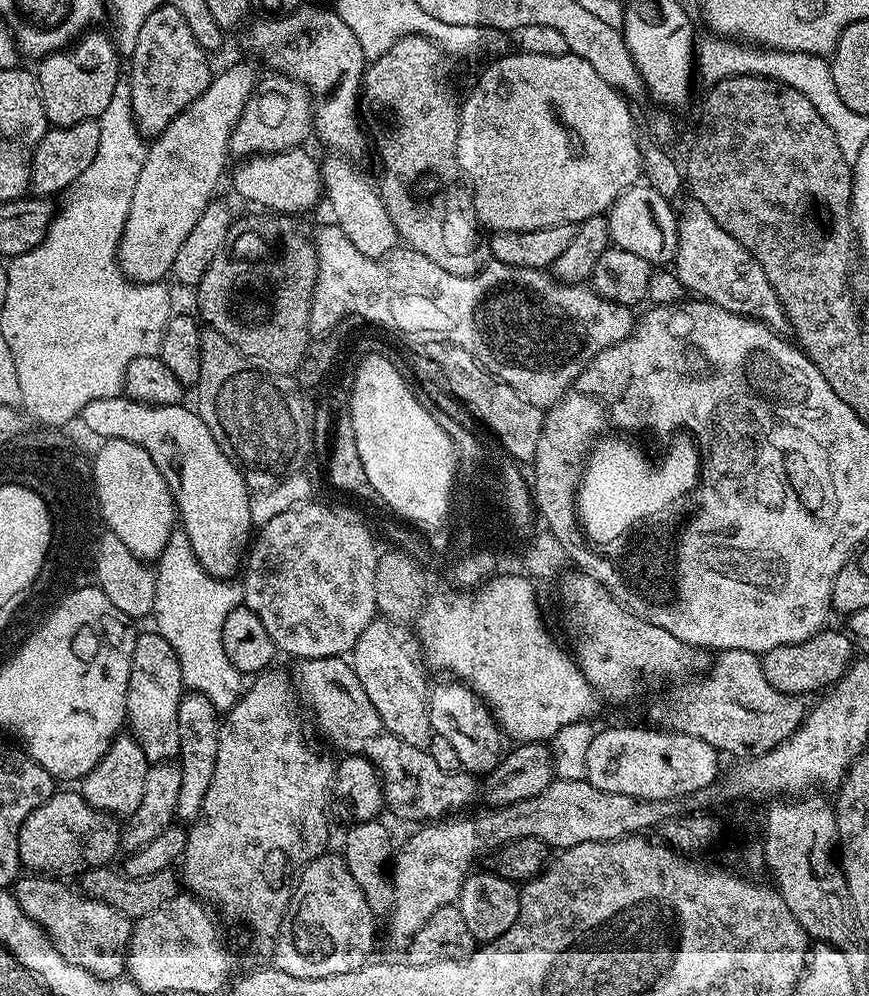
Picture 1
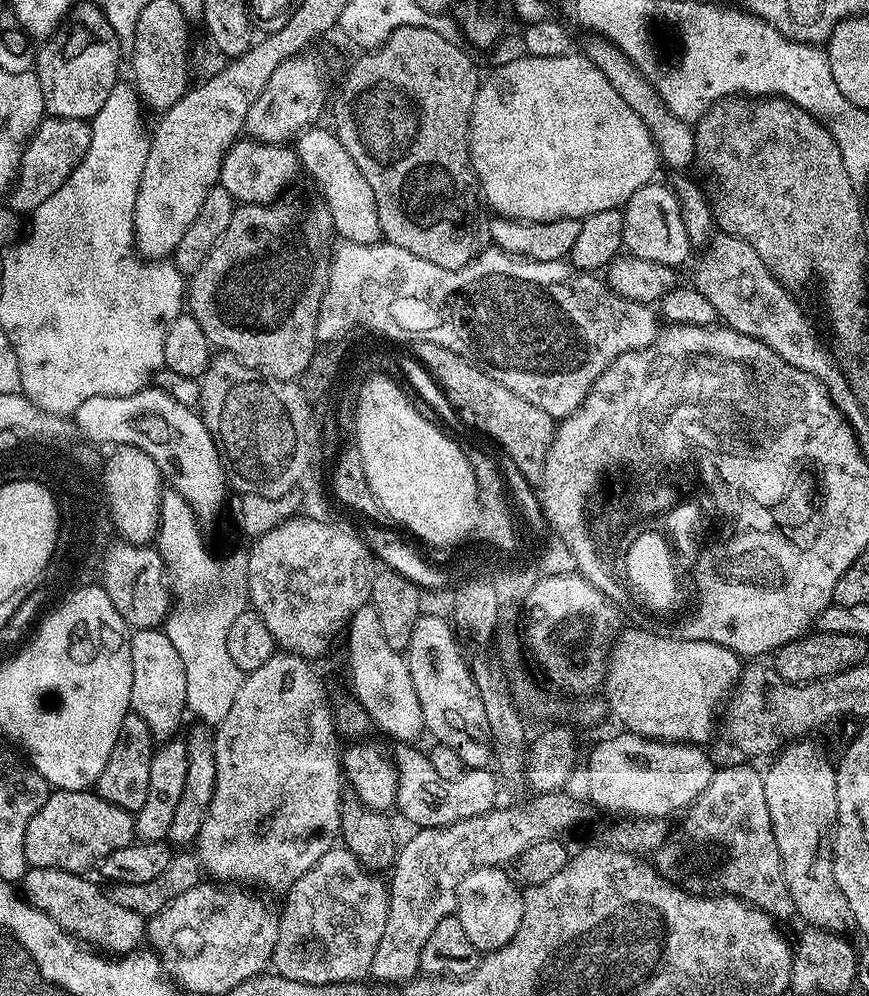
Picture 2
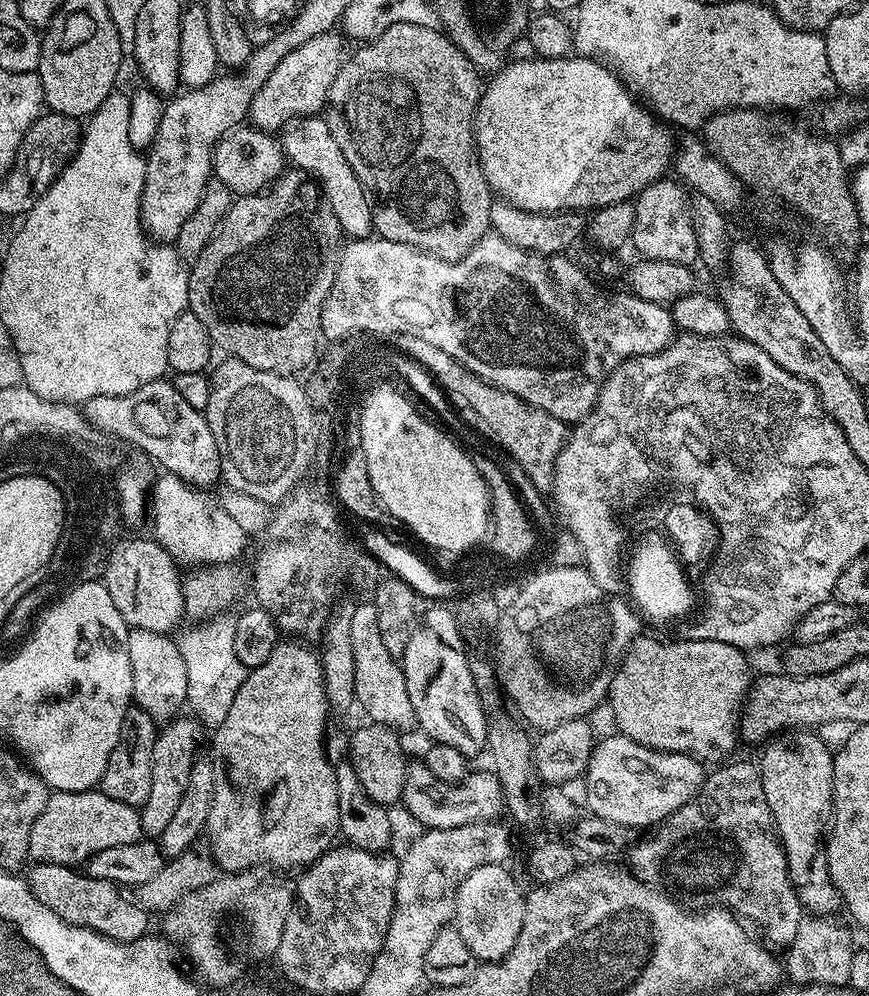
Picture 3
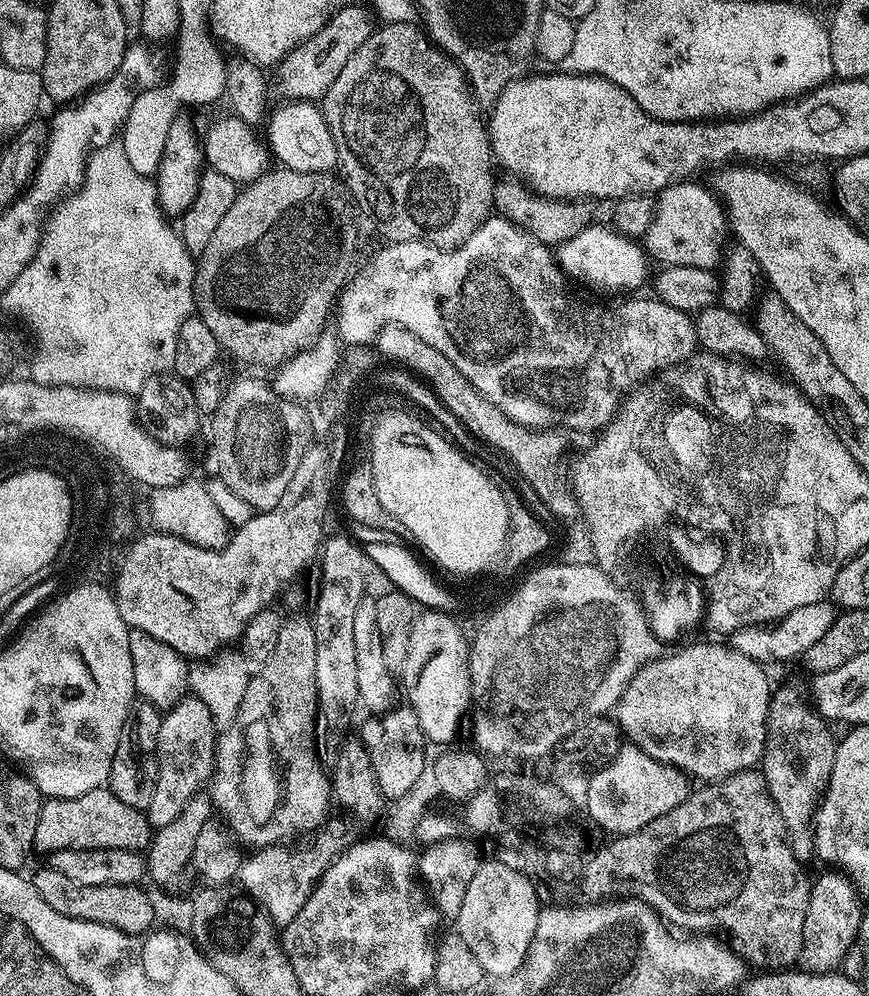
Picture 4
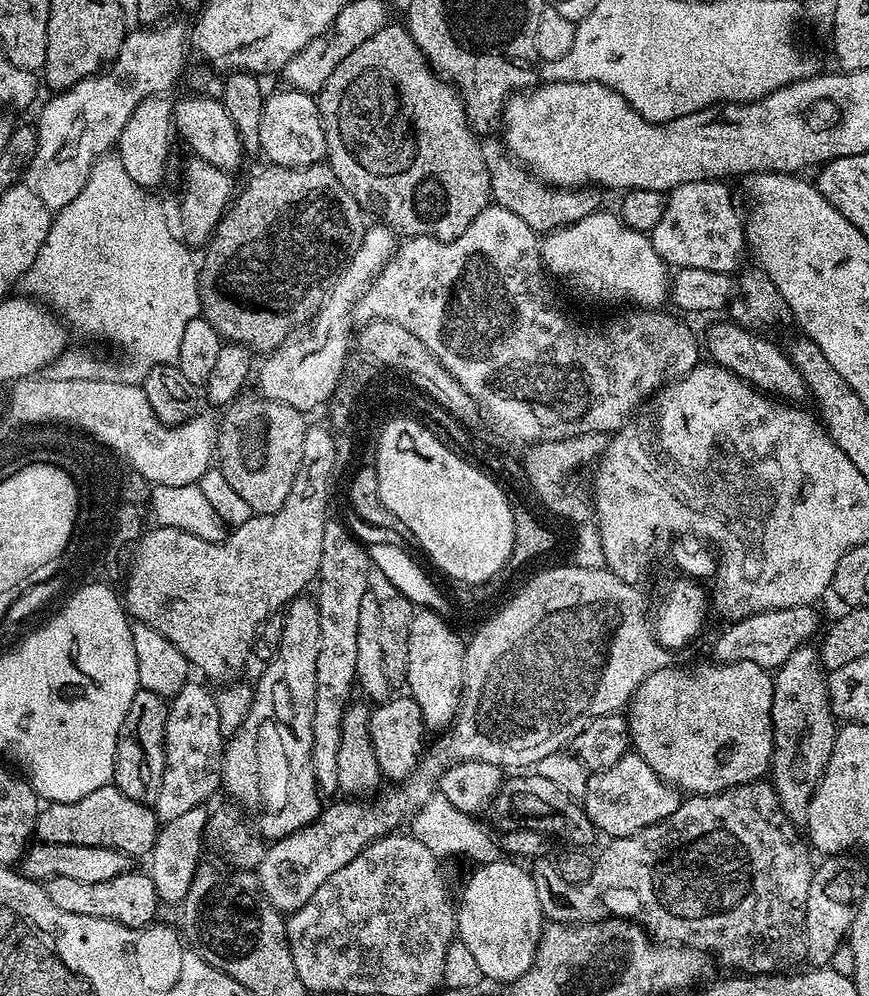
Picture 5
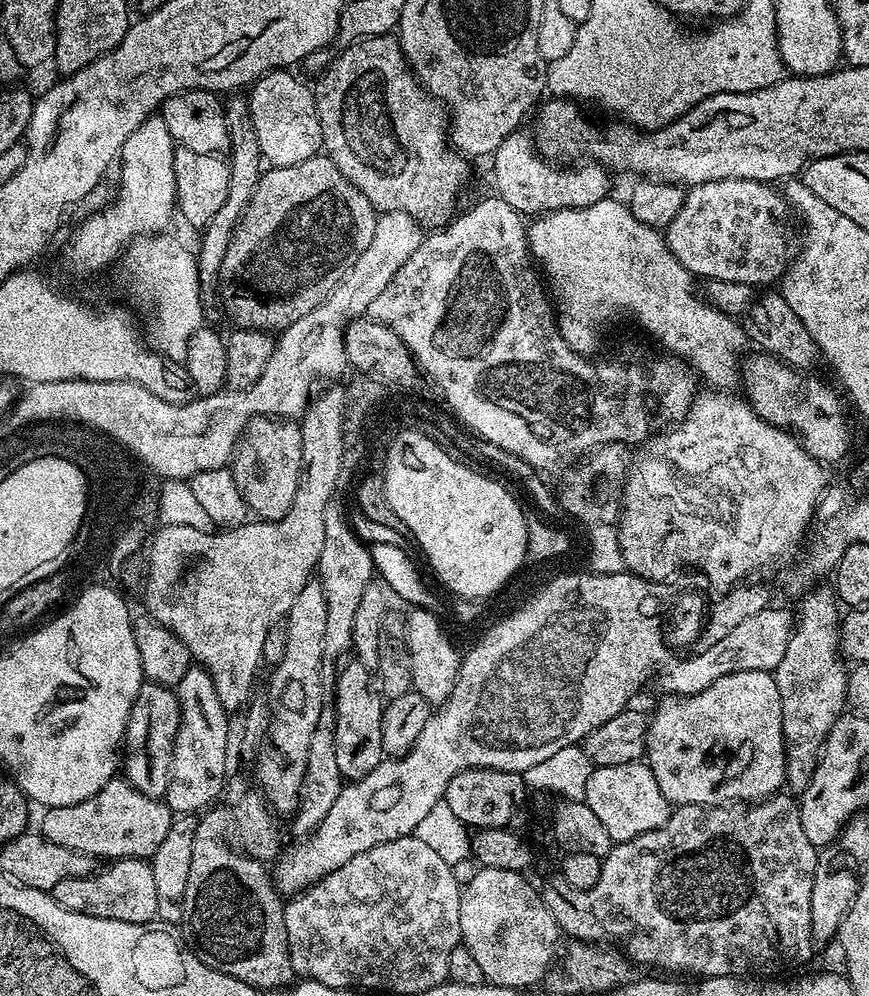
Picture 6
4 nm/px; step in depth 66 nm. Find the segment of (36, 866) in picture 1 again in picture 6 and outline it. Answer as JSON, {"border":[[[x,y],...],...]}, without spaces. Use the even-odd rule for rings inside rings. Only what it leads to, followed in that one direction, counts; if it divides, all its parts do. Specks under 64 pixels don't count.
{"border":[[[114,778],[98,794],[74,806],[58,806],[43,813],[38,831],[50,842],[67,846],[87,856],[113,860],[148,860],[170,834],[174,813],[163,799],[155,800],[130,786],[123,778]]]}

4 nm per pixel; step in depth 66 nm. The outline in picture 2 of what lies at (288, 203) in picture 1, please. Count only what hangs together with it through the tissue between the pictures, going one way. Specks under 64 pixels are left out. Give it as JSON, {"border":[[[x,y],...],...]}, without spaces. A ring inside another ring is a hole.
{"border":[[[240,138],[235,141],[221,162],[218,184],[240,204],[274,204],[285,195],[284,187],[295,178],[296,172],[300,171],[300,158],[291,147]]]}

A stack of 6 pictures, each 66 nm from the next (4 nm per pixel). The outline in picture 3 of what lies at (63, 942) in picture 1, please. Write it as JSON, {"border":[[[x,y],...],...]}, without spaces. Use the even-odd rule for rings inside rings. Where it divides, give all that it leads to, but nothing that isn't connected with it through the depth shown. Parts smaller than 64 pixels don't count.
{"border":[[[33,863],[31,867],[27,869],[26,879],[34,898],[38,898],[42,906],[50,906],[50,910],[54,910],[54,914],[58,914],[58,918],[68,924],[101,932],[103,936],[109,936],[111,940],[118,940],[122,944],[137,940],[149,931],[149,912],[109,880],[99,880],[66,864]]]}

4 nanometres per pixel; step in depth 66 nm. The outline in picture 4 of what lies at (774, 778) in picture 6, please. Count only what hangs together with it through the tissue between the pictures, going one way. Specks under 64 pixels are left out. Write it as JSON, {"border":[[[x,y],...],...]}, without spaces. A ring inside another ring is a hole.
{"border":[[[688,644],[673,656],[661,654],[649,660],[630,678],[614,709],[619,731],[631,743],[638,745],[650,758],[673,764],[689,777],[697,776],[700,782],[724,780],[735,772],[755,769],[764,757],[773,685],[768,685],[761,661],[724,644]]]}

